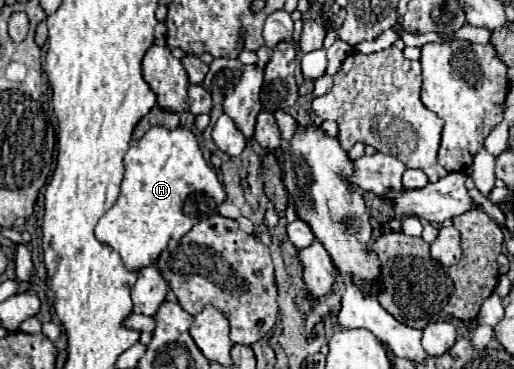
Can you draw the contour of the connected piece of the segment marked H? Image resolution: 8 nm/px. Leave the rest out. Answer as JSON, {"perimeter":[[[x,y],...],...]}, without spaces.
{"perimeter":[[[150,127],[124,157],[126,175],[116,205],[102,215],[96,225],[96,239],[114,247],[126,269],[136,271],[152,265],[168,247],[170,239],[180,239],[190,227],[218,213],[226,191],[216,171],[204,161],[198,139],[190,129]]]}

